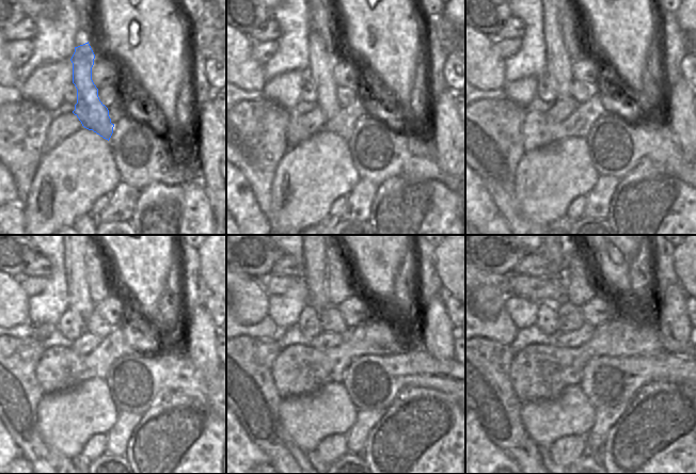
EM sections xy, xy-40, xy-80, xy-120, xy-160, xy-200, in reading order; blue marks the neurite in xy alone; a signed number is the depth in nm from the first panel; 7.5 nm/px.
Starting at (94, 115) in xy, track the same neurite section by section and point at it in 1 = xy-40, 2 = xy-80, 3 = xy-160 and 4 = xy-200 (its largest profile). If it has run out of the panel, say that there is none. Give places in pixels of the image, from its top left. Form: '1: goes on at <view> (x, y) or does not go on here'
1: goes on at xy-40 (321, 59)
2: goes on at xy-80 (558, 61)
3: goes on at xy-160 (314, 256)
4: goes on at xy-200 (555, 256)

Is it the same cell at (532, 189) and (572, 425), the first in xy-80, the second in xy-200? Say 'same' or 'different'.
same

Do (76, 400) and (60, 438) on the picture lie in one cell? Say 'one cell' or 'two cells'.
one cell

